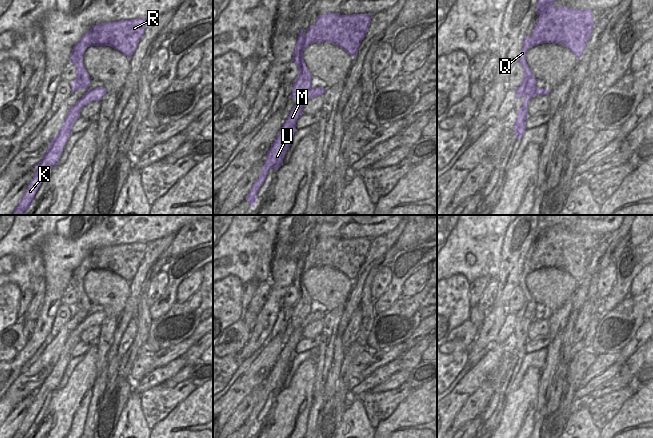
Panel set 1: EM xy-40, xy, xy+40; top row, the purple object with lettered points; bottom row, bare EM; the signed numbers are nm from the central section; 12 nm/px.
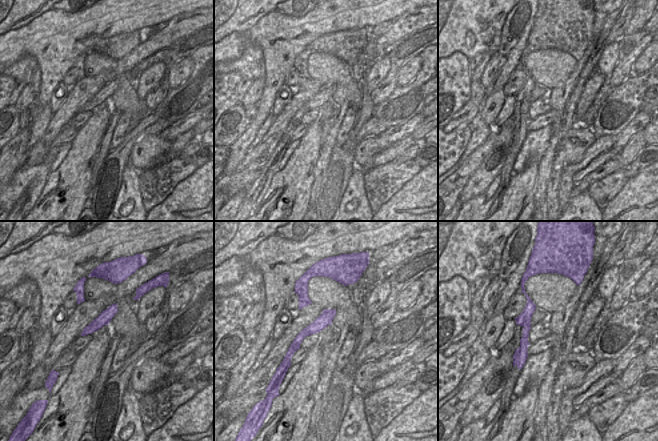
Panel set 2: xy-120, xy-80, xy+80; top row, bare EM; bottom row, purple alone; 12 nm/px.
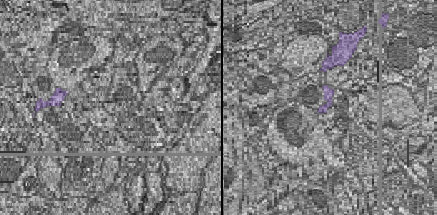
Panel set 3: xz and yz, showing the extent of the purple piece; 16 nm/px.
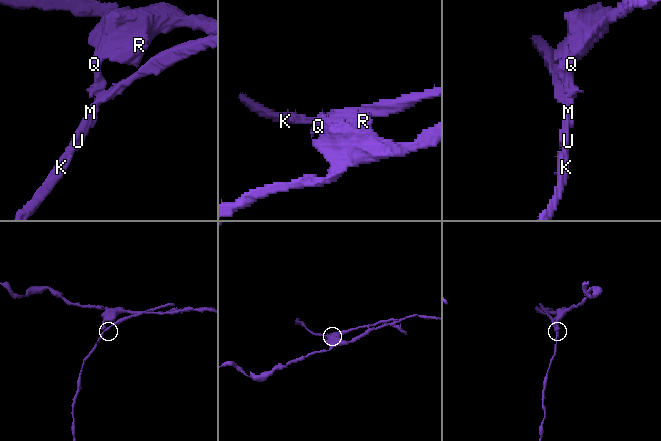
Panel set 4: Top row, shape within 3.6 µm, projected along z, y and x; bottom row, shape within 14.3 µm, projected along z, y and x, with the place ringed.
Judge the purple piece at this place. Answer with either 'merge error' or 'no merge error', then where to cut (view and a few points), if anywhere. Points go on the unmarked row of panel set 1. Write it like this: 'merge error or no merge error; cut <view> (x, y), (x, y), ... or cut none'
merge error; cut xy+40 (537, 312), (533, 319), (525, 321)

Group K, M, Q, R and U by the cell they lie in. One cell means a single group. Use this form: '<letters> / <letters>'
K M U / Q R

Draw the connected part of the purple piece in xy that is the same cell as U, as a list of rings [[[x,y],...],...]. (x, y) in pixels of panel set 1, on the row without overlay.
[[[311,312],[305,319],[302,319],[299,329],[293,330],[288,342],[282,349],[276,363],[267,377],[267,385],[263,389],[262,397],[259,399],[257,405],[252,409],[248,419],[246,420],[246,424],[251,431],[256,429],[258,415],[264,407],[269,394],[273,392],[276,395],[283,388],[286,374],[290,372],[291,365],[297,355],[296,347],[303,338],[303,330],[308,324],[316,320],[323,320],[325,315],[326,312]]]

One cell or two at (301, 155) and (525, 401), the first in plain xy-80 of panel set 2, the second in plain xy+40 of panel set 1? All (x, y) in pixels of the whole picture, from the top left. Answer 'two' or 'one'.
one

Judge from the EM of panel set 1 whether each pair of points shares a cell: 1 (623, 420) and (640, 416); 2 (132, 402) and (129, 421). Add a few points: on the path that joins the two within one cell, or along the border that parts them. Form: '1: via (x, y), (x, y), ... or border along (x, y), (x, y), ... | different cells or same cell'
1: via (627, 420), (636, 420) | same cell
2: via (132, 407), (131, 416) | same cell

